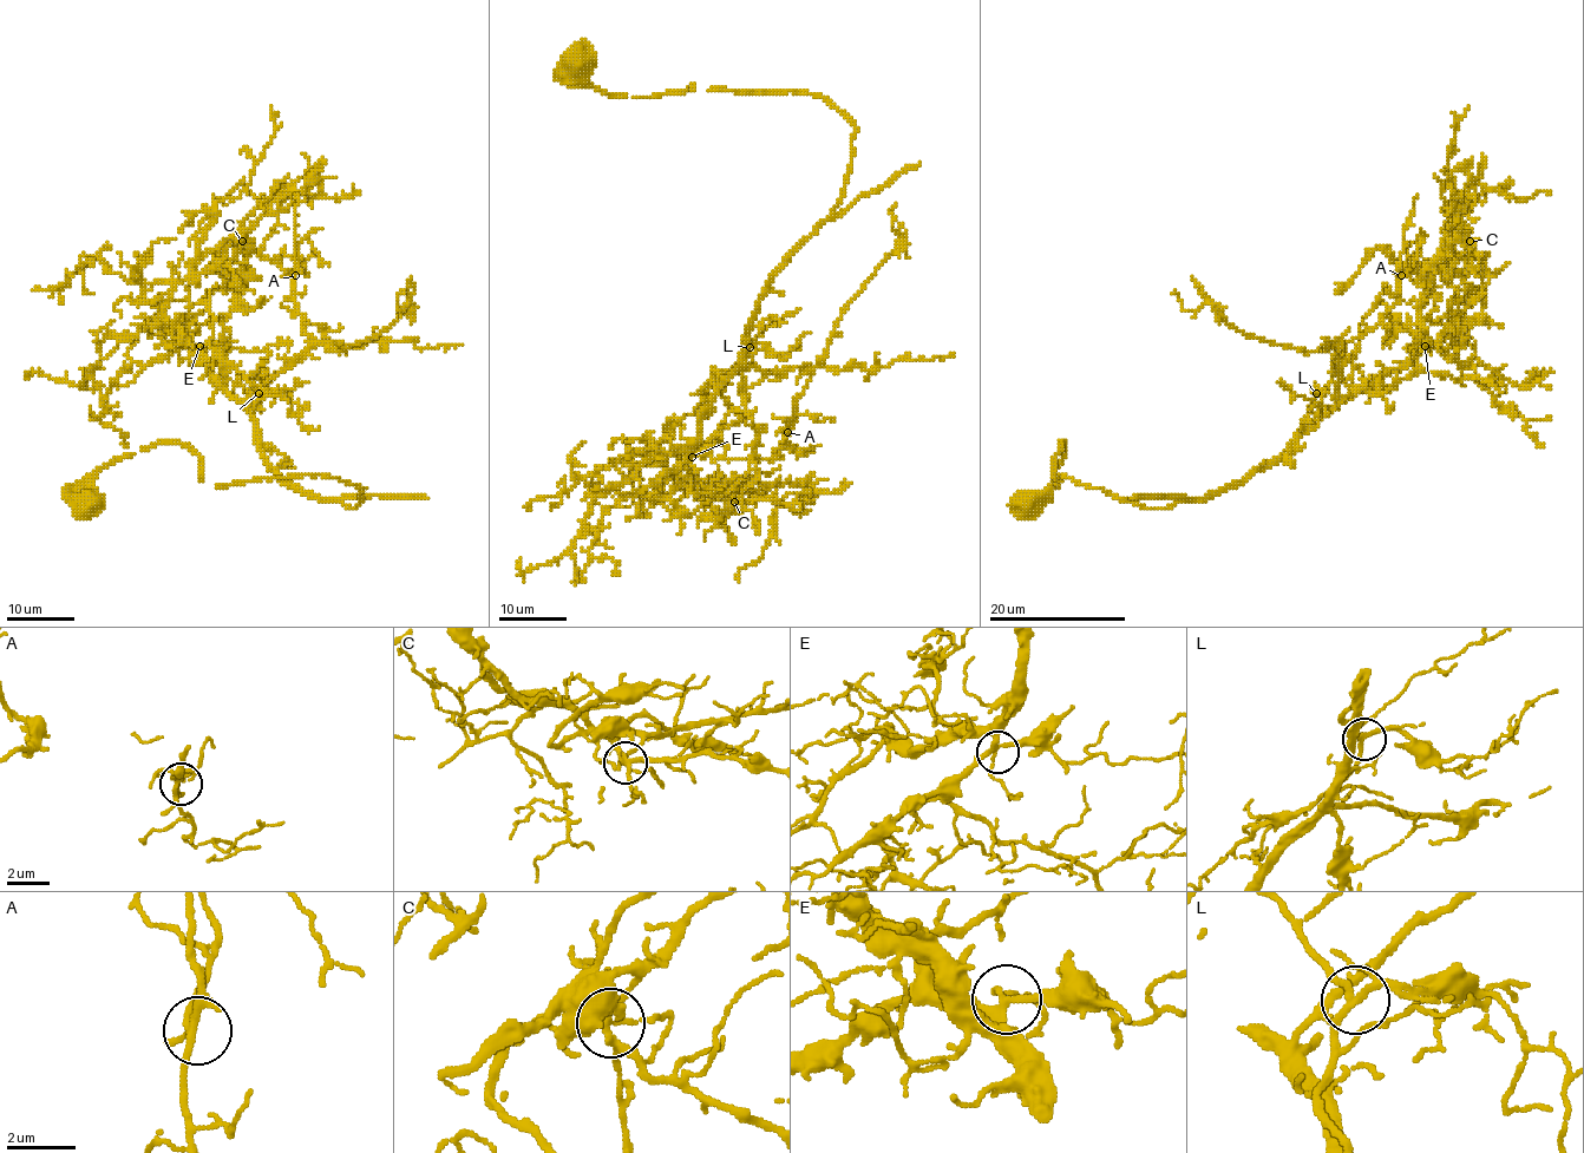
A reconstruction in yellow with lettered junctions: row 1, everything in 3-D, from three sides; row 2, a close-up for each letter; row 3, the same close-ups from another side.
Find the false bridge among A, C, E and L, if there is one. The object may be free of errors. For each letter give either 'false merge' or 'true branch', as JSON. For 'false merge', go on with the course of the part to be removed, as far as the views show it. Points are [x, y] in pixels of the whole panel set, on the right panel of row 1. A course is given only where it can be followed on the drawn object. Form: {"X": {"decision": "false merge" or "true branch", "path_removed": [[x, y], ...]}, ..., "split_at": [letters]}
{"A": {"decision": "true branch"}, "C": {"decision": "false merge", "path_removed": [[1470, 241], [1460, 229], [1452, 201], [1452, 174], [1460, 168], [1471, 175], [1473, 208]]}, "E": {"decision": "true branch"}, "L": {"decision": "true branch"}, "split_at": ["C"]}

